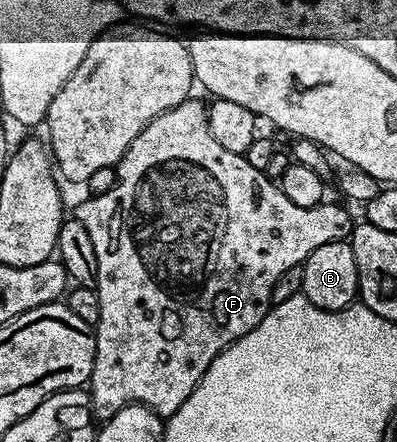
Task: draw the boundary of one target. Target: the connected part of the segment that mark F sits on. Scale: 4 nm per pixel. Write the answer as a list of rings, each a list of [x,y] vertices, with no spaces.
[[[190,97],[182,105],[154,117],[134,137],[130,149],[122,156],[114,168],[116,184],[105,189],[101,195],[92,195],[77,205],[74,218],[86,225],[86,233],[90,233],[90,241],[94,245],[94,257],[98,257],[98,277],[96,278],[96,292],[100,302],[100,316],[94,324],[96,336],[96,352],[94,353],[94,369],[90,380],[90,394],[92,409],[97,420],[103,421],[114,417],[118,409],[131,403],[141,403],[143,407],[155,409],[162,417],[175,413],[179,407],[194,393],[198,381],[206,373],[206,369],[234,341],[238,341],[250,329],[262,321],[262,317],[273,306],[272,294],[274,285],[282,273],[291,267],[299,267],[318,249],[318,245],[339,243],[347,240],[352,234],[354,218],[344,207],[336,203],[325,201],[313,207],[294,205],[286,193],[265,172],[254,169],[247,157],[238,153],[230,153],[230,149],[222,149],[218,141],[214,141],[214,133],[210,133],[208,124],[208,108],[196,97]]]

